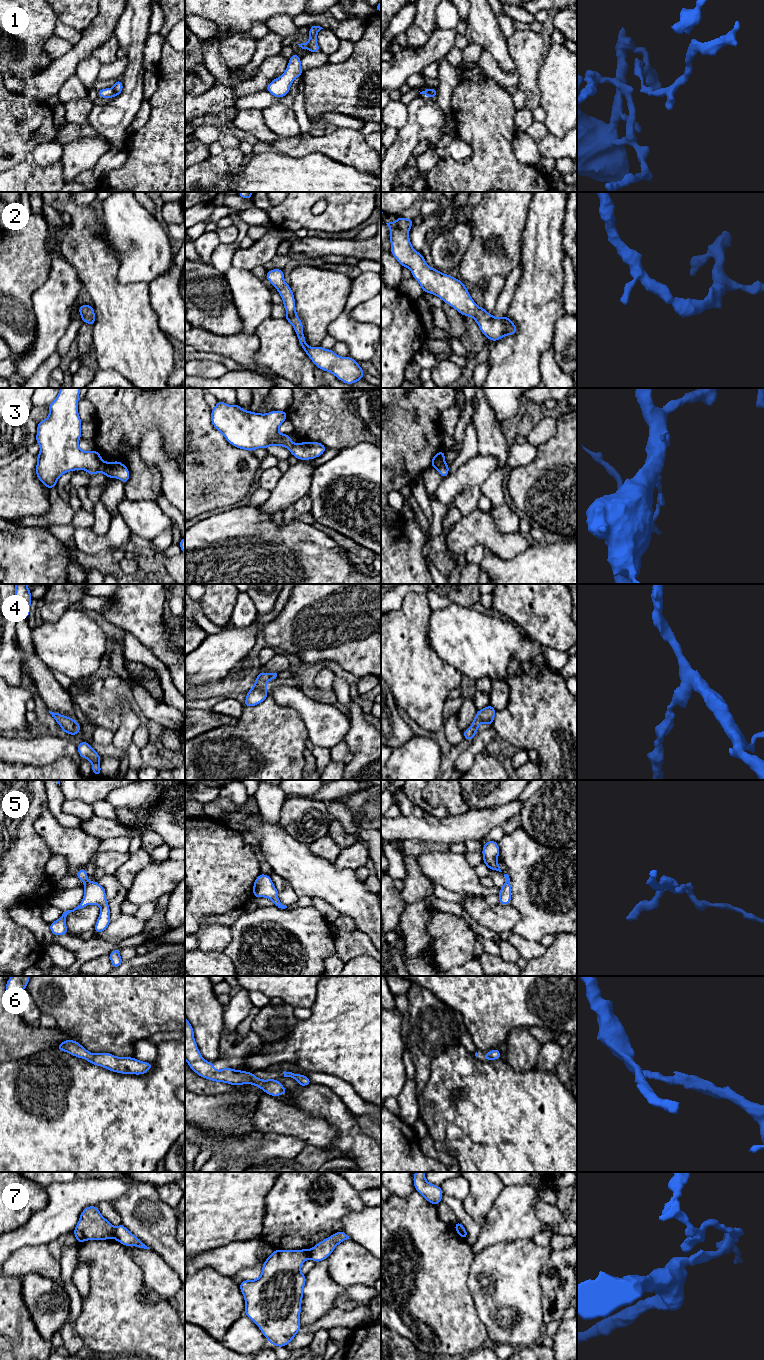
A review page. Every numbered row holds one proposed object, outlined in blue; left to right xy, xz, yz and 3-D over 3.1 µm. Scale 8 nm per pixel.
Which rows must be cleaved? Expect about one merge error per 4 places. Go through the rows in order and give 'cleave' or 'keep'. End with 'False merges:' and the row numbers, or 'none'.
1: cleave
2: keep
3: cleave
4: keep
5: keep
6: keep
7: cleave
False merges: 1, 3, 7

